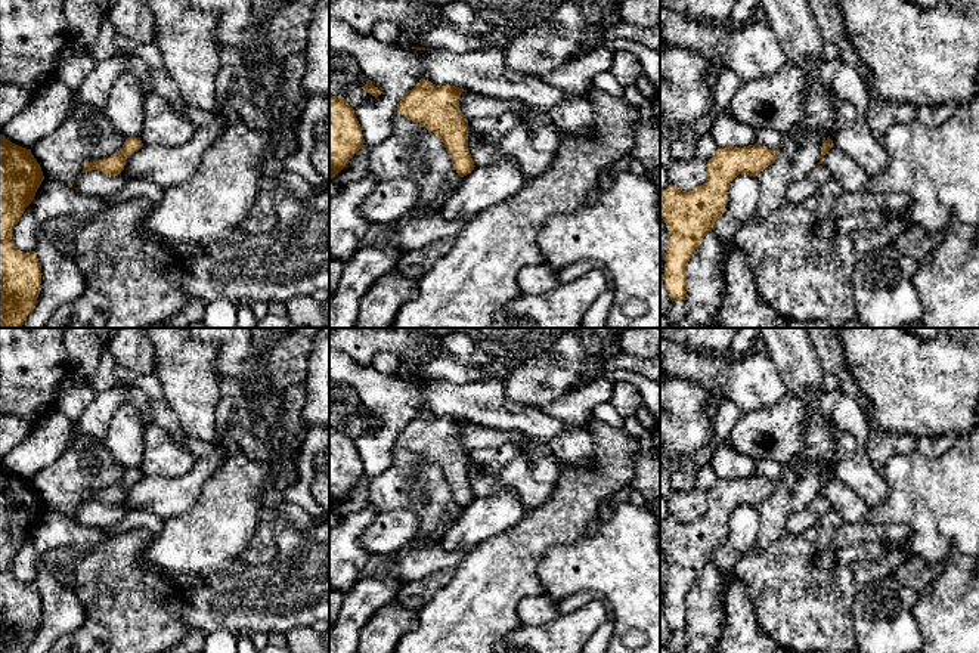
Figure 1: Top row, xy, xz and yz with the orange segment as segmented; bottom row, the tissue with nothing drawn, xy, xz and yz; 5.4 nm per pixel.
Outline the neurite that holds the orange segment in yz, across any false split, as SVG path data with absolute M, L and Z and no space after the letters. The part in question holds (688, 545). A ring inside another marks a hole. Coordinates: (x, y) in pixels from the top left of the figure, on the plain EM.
M759 474L718 479L707 492L707 510L701 517L682 522L670 514L660 524L660 548L667 558L663 610L672 632L687 628L687 595L724 545L731 513L738 505L758 507L778 485L780 480Z

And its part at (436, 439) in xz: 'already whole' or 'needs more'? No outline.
already whole

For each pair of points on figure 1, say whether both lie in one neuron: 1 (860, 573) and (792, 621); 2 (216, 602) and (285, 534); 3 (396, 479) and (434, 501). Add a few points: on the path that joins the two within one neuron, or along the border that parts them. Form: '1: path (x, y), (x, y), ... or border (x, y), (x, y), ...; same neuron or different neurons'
1: path (843, 581), (809, 607); same neuron
2: path (239, 602), (285, 557); same neuron
3: path (405, 483), (418, 485), (426, 492); same neuron

